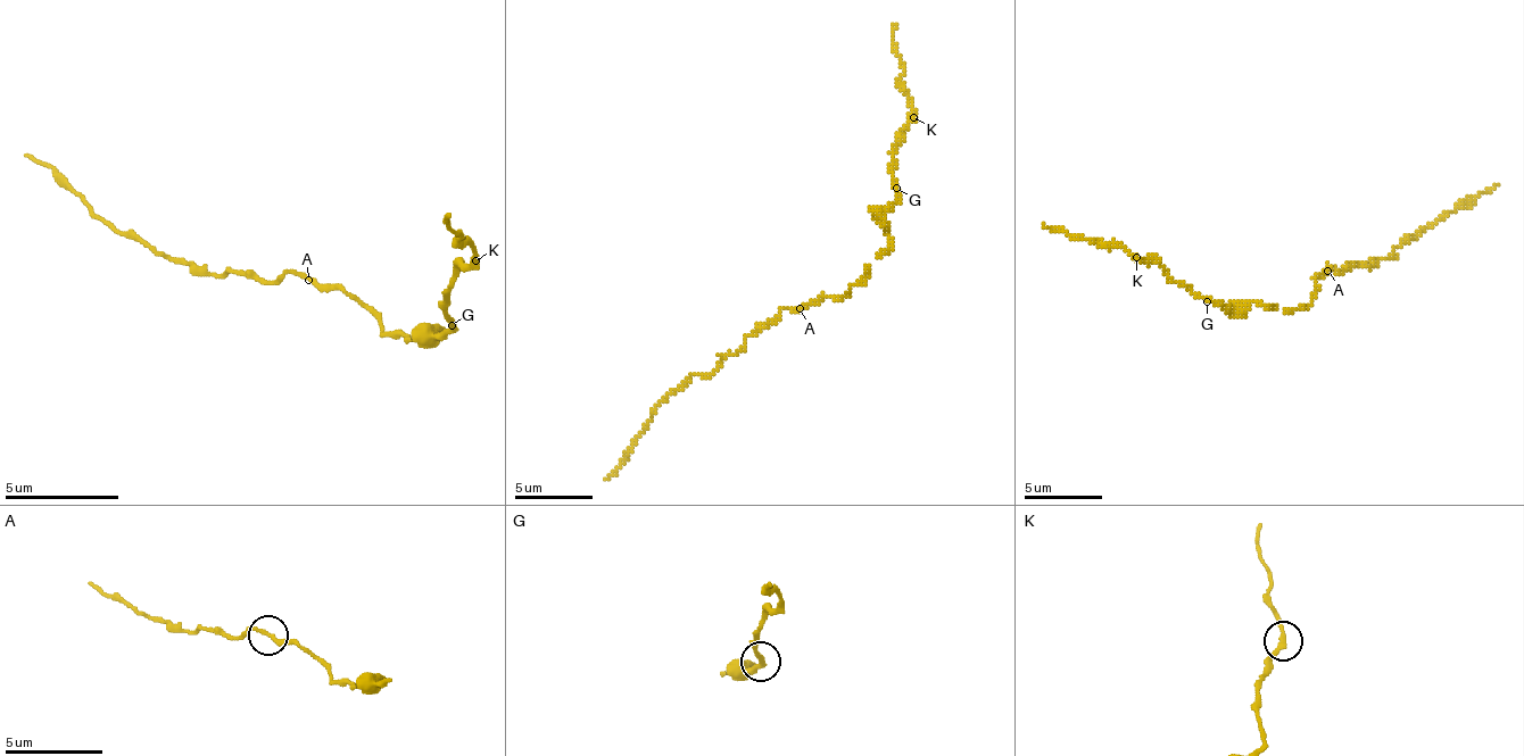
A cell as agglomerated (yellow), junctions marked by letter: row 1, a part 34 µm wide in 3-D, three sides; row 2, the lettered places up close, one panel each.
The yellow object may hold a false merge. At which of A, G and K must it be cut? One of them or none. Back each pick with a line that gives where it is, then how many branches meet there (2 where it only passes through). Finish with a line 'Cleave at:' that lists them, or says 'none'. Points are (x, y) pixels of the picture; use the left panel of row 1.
Cleave at: none

